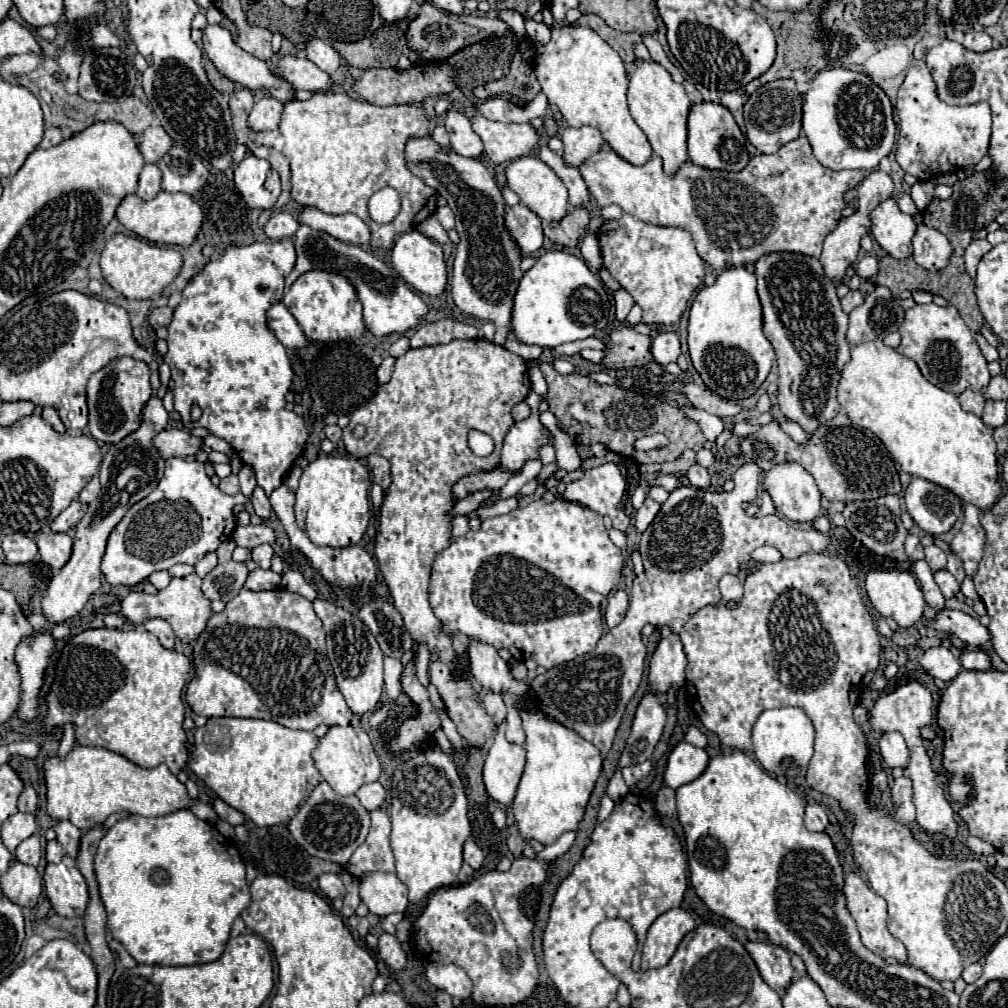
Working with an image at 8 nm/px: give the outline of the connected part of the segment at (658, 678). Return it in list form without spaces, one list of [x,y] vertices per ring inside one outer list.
[[[678,634],[662,638],[650,660],[648,690],[654,694],[666,694],[672,684],[684,684],[686,654]]]

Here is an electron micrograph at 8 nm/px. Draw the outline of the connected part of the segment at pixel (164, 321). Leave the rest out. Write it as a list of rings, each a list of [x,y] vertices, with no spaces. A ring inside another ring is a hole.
[[[162,306],[162,308],[154,308],[152,310],[152,328],[158,328],[158,326],[168,326],[172,320],[172,310],[168,306]]]

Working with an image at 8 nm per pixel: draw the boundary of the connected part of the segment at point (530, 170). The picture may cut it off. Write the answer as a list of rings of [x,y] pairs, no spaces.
[[[524,156],[512,160],[510,166],[506,168],[506,178],[508,178],[508,186],[520,196],[522,204],[528,206],[532,212],[536,212],[542,220],[560,222],[568,214],[570,206],[568,206],[568,190],[564,182],[538,156]]]

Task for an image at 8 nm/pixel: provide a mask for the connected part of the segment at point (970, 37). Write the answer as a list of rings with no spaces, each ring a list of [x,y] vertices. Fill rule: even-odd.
[[[966,32],[966,38],[964,38],[964,48],[966,50],[974,50],[974,52],[986,52],[992,48],[992,38],[986,34],[986,32]]]

